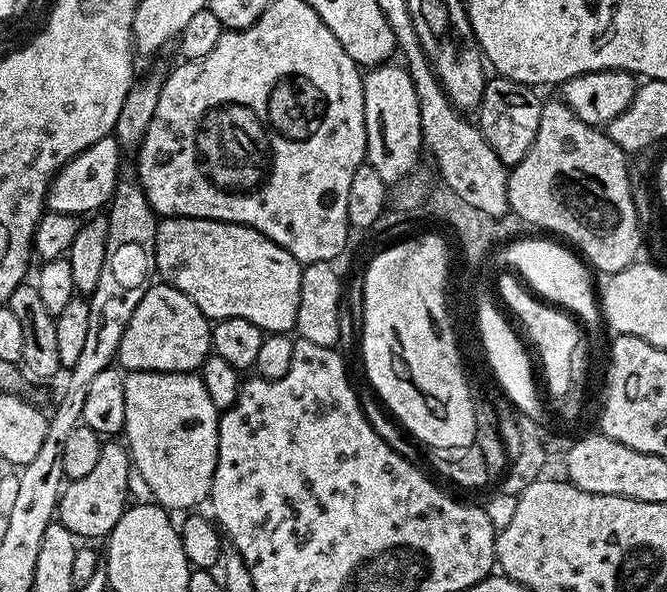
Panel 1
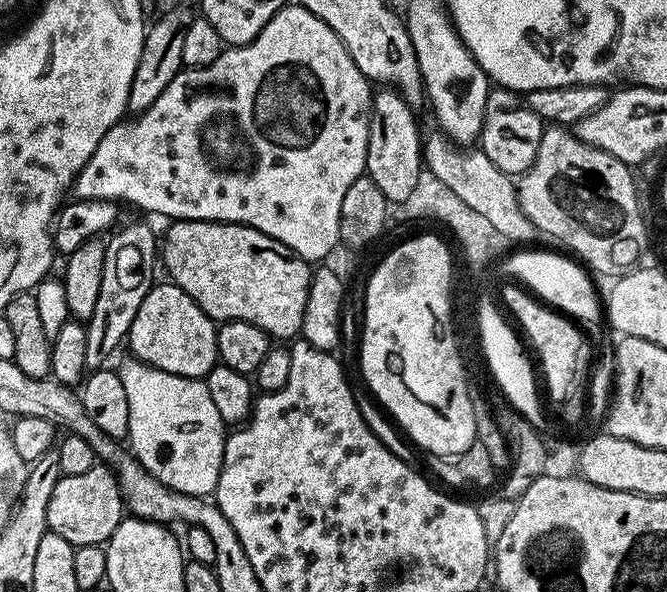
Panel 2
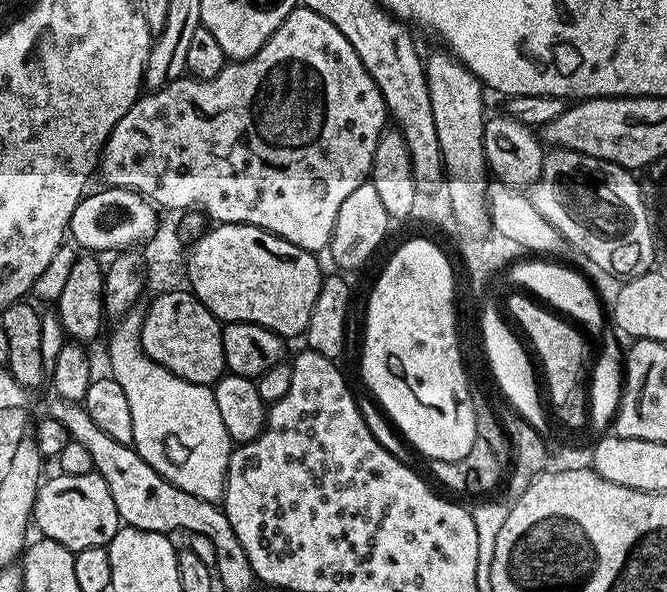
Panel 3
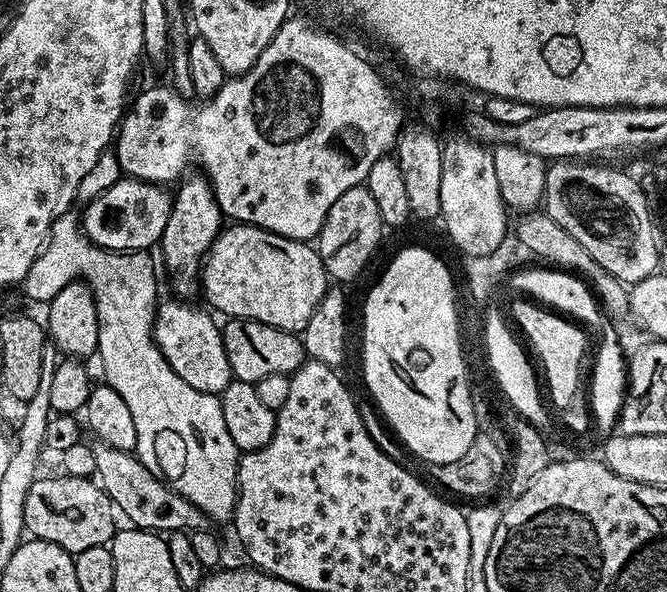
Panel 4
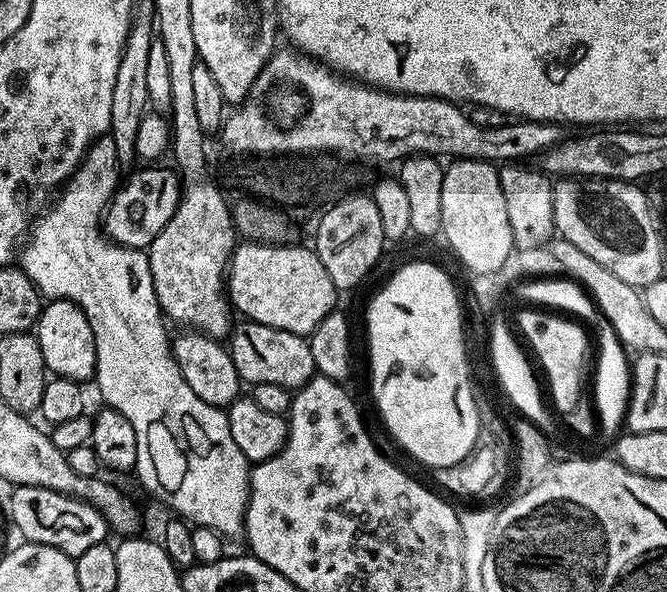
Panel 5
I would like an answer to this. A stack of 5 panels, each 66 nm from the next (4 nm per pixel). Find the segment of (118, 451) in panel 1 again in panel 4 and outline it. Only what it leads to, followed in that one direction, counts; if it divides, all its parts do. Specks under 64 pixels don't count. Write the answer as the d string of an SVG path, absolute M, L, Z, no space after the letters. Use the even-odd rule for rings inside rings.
M59 475L48 476L45 480L37 478L30 486L25 498L24 526L27 535L54 542L54 546L62 546L62 550L73 554L90 550L90 546L108 544L118 531L118 516L108 495L95 479Z

